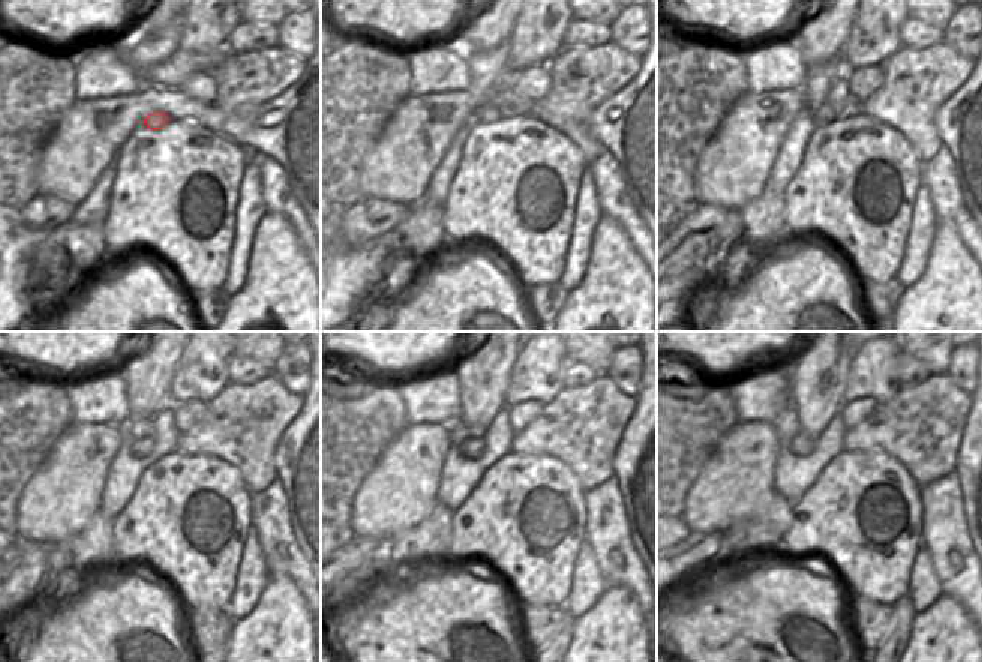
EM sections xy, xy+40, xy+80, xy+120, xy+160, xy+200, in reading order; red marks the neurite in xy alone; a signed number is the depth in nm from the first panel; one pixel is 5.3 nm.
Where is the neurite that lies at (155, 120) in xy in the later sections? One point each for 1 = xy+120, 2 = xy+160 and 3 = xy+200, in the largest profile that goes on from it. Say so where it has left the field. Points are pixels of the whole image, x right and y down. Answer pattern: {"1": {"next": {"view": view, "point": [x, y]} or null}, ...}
{"1": {"next": {"view": "xy+120", "point": [141, 448]}}, "2": {"next": {"view": "xy+160", "point": [471, 448]}}, "3": {"next": {"view": "xy+200", "point": [802, 445]}}}

